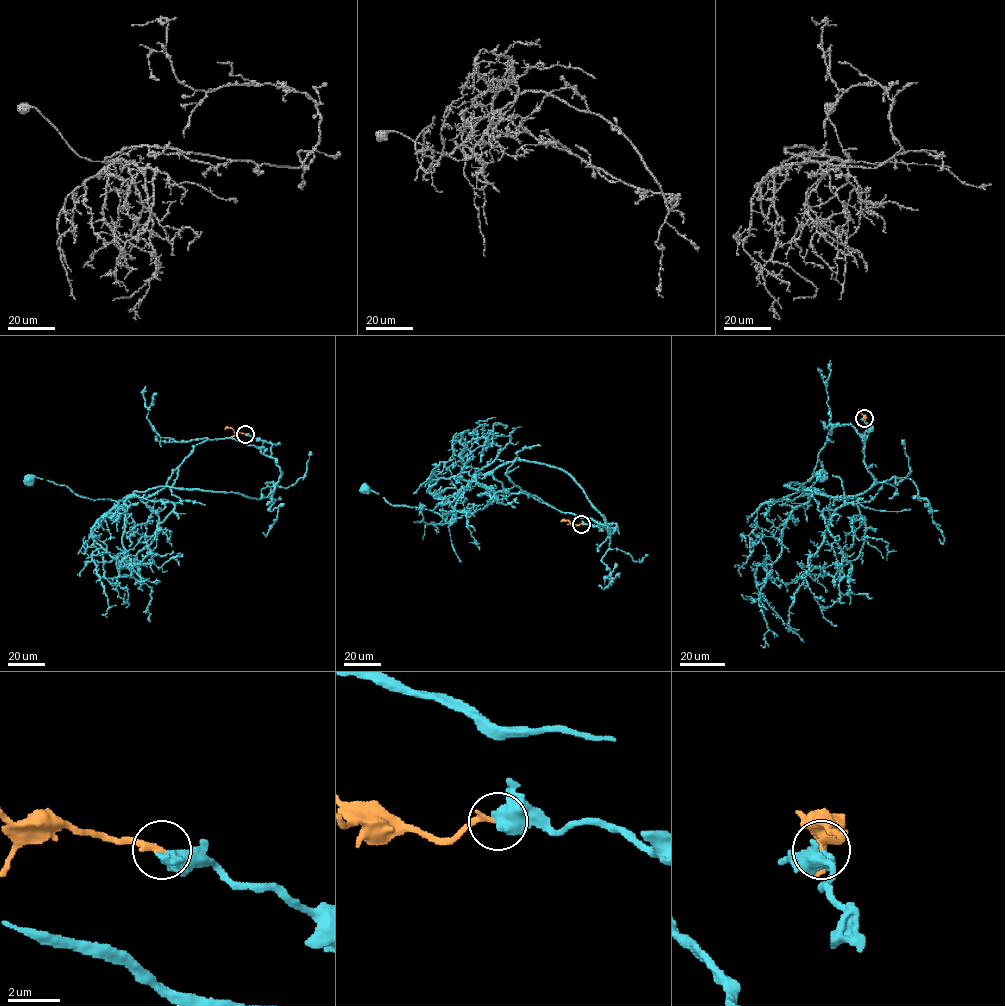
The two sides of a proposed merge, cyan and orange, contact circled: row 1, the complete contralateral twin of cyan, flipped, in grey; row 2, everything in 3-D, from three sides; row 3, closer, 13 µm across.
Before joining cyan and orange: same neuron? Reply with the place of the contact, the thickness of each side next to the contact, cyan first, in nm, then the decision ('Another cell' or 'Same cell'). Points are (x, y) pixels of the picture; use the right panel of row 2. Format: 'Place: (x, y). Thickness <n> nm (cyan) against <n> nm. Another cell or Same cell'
Place: (864, 418). Thickness 650 nm (cyan) against 240 nm. Same cell

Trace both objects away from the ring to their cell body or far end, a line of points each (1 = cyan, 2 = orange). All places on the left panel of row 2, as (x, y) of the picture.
1: (246, 434), (272, 444), (280, 477), (266, 497), (159, 486), (118, 503), (76, 495), (36, 477), (29, 480)
2: (246, 434), (235, 432), (231, 428), (225, 429)

